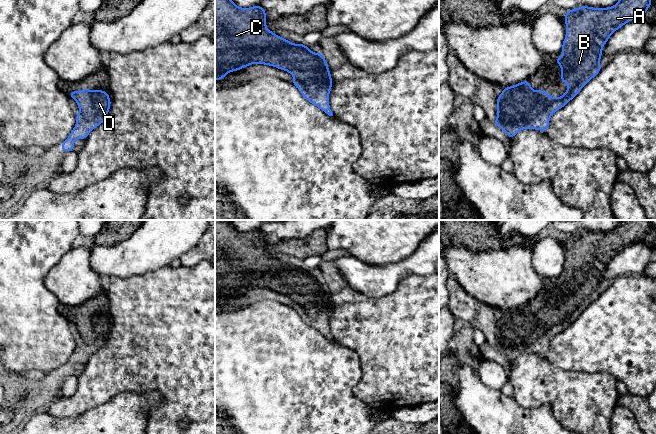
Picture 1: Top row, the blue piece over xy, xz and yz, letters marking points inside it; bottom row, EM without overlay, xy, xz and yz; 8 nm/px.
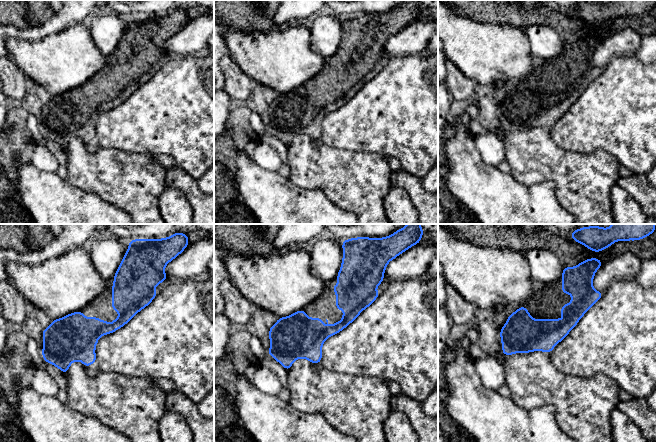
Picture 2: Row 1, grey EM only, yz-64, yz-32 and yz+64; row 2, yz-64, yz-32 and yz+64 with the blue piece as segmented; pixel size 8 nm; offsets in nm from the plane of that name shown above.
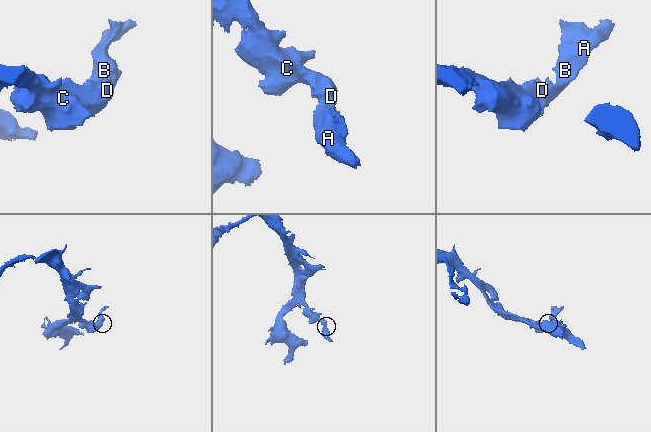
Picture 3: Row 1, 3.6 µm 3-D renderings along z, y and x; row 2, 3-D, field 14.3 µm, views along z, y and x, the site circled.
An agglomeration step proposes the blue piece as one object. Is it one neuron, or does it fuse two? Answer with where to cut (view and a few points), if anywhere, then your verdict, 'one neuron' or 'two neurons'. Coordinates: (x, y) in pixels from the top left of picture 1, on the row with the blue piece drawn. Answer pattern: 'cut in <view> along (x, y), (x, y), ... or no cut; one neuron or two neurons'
no cut; one neuron

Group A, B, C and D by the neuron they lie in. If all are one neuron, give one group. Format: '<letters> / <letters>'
A B C D

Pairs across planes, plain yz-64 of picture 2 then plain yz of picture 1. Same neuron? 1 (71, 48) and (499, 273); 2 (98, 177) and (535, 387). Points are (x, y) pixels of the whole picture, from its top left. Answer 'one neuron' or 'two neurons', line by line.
1: one neuron
2: one neuron

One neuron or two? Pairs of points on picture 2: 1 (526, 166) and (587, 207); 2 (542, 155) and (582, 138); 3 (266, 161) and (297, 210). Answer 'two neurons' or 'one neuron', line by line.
1: one neuron
2: two neurons
3: two neurons

